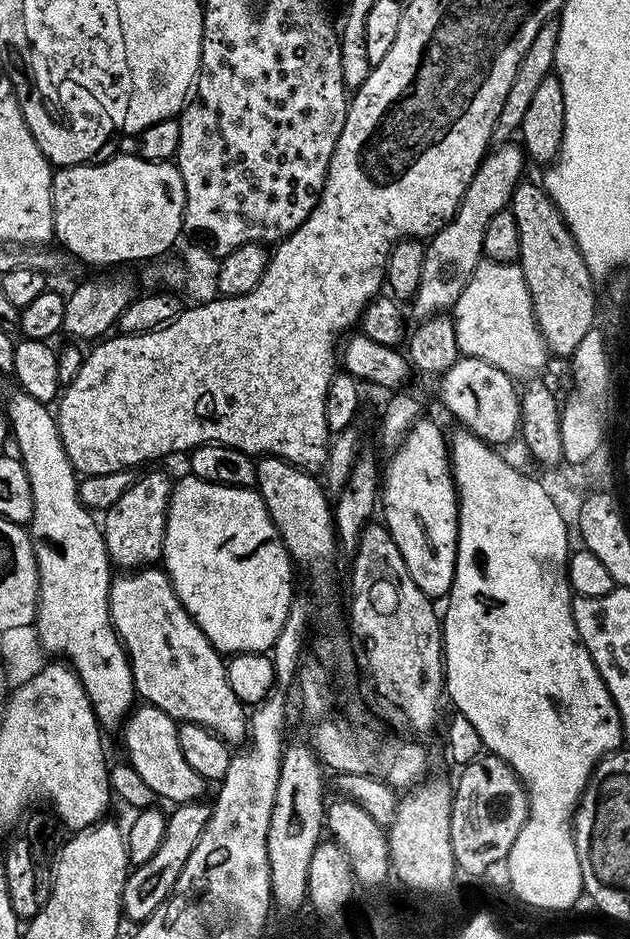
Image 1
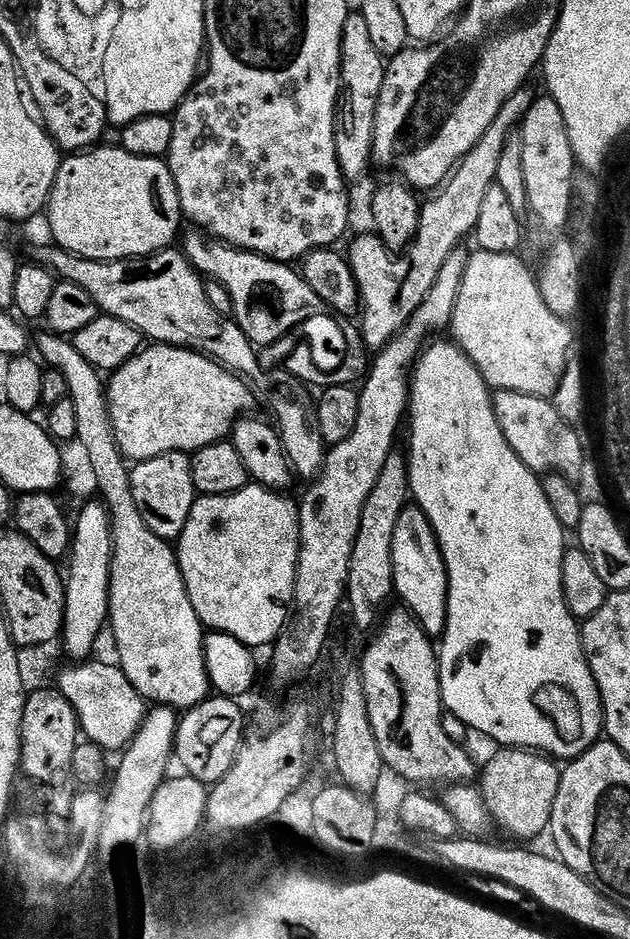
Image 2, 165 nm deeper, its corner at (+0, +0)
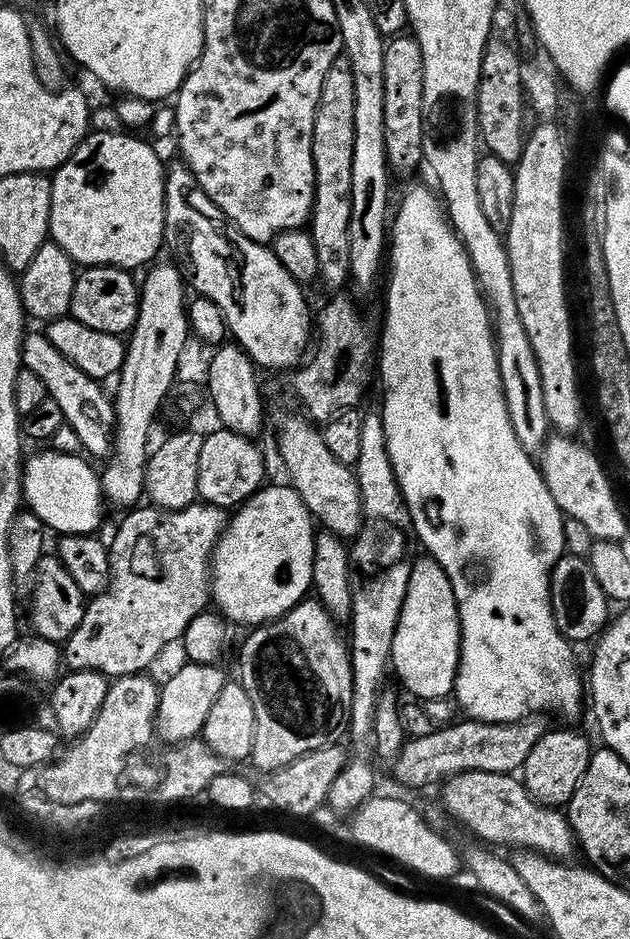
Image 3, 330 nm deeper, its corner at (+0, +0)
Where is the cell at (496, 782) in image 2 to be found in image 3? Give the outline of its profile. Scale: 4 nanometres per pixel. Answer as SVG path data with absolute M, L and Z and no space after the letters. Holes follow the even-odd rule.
M572 726L564 727L568 728L556 728L553 732L552 729L544 731L542 738L538 738L538 742L534 742L534 750L530 750L530 754L526 754L526 762L522 769L522 783L525 790L532 795L533 800L538 801L539 804L567 805L568 799L574 794L574 790L582 778L582 774L588 772L588 763L594 751L593 745L588 745L587 738L582 733L575 732Z

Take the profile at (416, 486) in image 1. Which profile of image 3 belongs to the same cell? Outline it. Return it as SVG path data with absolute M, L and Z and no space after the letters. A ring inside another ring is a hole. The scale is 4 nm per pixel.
M420 554L412 561L410 582L406 586L406 598L402 602L402 614L394 630L391 671L396 672L400 684L421 702L443 700L451 697L456 682L456 667L460 664L460 615L456 609L454 590L446 570L432 556Z

